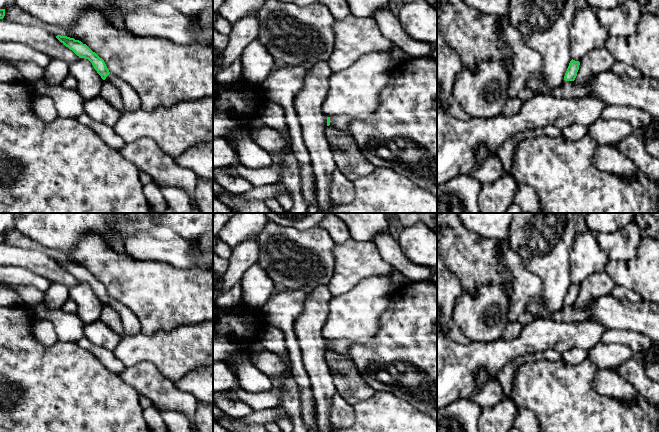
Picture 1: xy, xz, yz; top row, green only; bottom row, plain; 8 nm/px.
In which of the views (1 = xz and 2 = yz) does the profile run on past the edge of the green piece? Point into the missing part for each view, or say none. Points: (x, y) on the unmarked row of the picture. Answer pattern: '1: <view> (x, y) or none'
1: xz (339, 346)
2: none

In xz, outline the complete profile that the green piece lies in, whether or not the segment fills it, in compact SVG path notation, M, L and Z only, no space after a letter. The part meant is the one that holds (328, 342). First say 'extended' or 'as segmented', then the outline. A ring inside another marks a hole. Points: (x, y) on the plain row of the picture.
extended; M333 340L327 341L327 350L331 349L334 352L347 355L348 350L354 343L351 341Z

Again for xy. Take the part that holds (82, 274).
extended; M57 259L56 262L72 274L79 282L88 283L103 304L107 303L118 311L121 316L124 334L133 336L141 331L141 325L134 312L118 300L112 299L104 284L93 276L86 268L67 260Z

